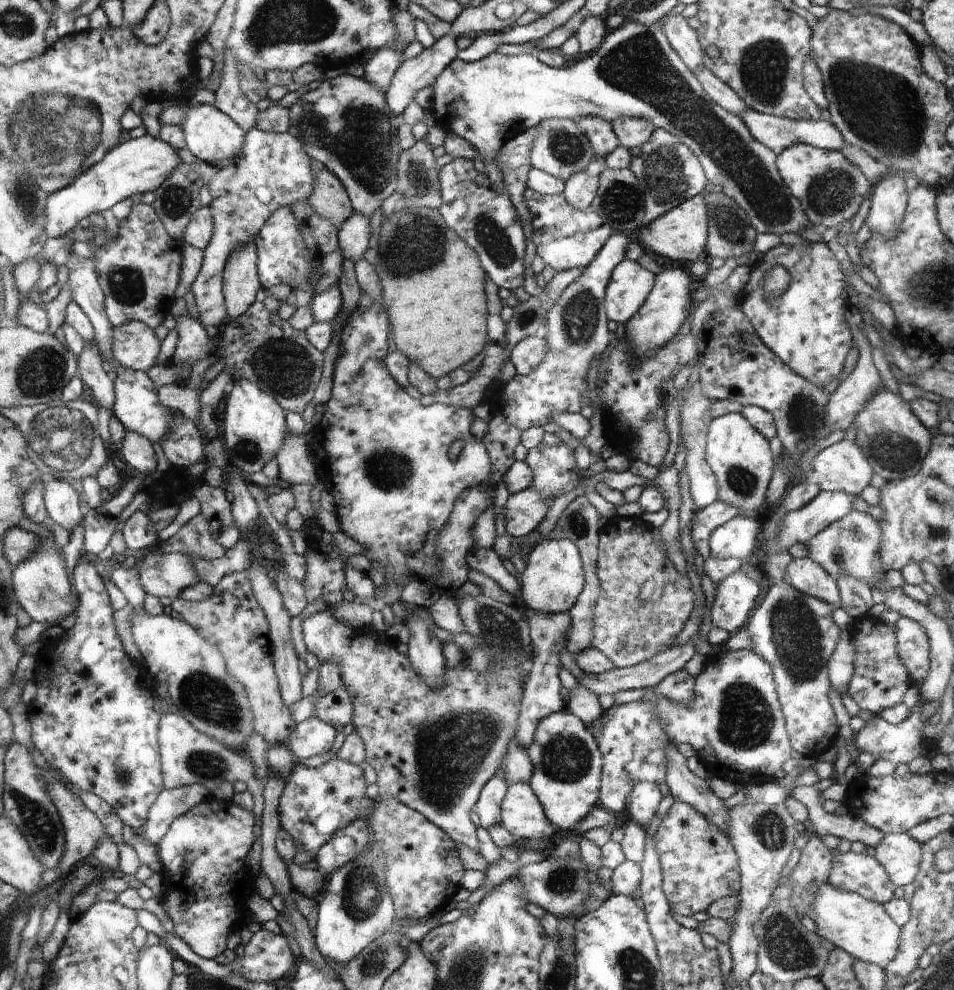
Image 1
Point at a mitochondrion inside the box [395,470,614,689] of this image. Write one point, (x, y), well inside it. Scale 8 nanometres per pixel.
(499, 631)

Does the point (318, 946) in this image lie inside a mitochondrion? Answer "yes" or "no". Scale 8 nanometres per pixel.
no

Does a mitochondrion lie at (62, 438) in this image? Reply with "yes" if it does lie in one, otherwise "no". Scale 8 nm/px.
yes

